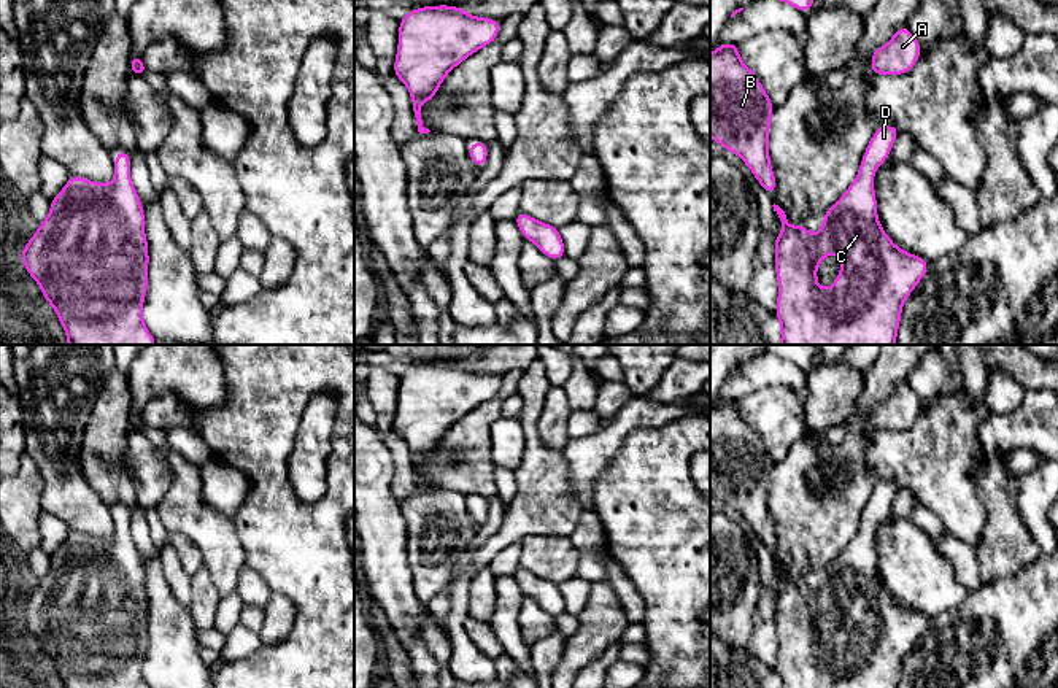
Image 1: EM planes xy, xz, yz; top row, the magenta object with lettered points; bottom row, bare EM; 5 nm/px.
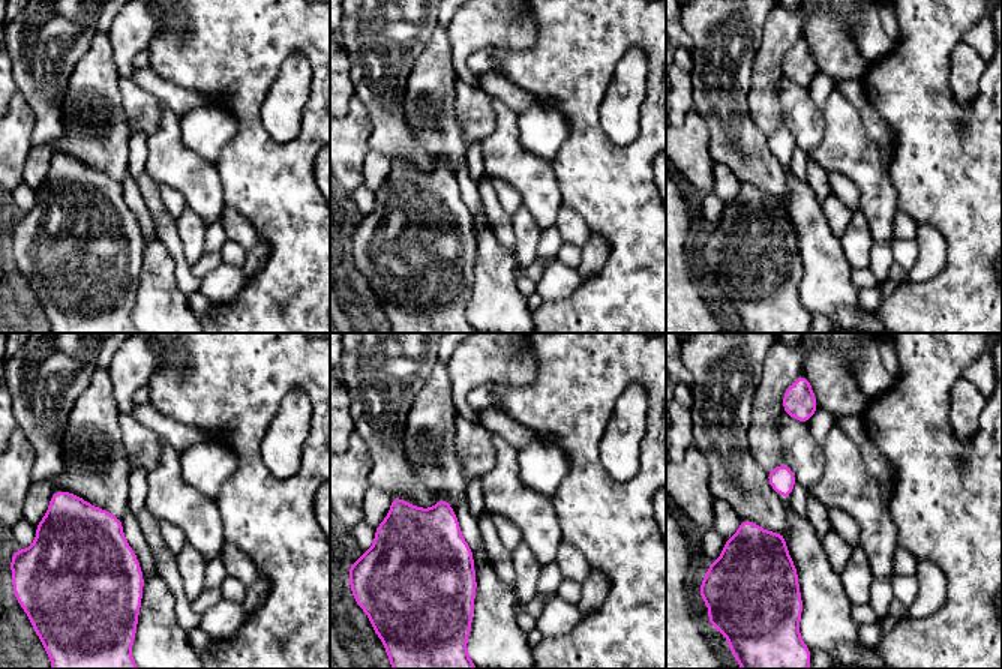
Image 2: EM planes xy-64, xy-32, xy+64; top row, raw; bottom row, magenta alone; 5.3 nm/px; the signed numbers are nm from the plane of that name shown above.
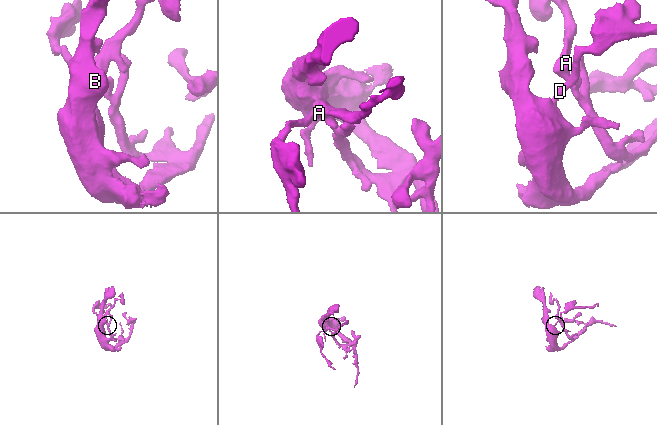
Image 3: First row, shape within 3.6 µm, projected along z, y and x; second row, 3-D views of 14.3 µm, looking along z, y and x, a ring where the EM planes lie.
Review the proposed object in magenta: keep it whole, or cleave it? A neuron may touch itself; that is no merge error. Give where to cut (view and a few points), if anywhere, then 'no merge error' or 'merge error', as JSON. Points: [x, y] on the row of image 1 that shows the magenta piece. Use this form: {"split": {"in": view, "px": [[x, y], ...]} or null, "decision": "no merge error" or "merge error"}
{"split": null, "decision": "no merge error"}

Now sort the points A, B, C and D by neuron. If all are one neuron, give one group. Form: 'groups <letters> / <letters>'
groups A B C D

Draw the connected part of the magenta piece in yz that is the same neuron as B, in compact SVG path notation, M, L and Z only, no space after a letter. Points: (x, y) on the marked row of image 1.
M718 43L718 49L710 54L710 137L724 151L736 153L770 197L777 192L769 159L769 127L774 110L759 78L742 62L739 43Z

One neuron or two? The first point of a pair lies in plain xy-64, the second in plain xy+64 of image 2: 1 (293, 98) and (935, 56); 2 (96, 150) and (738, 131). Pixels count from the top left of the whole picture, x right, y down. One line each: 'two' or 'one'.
1: two
2: two

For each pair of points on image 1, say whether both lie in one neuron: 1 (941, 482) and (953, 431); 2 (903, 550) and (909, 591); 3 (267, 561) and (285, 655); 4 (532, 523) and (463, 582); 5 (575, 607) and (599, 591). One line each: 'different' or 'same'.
1: same
2: same
3: same
4: same
5: different

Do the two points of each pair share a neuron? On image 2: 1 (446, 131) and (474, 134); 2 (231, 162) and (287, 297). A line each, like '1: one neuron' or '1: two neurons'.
1: two neurons
2: one neuron

